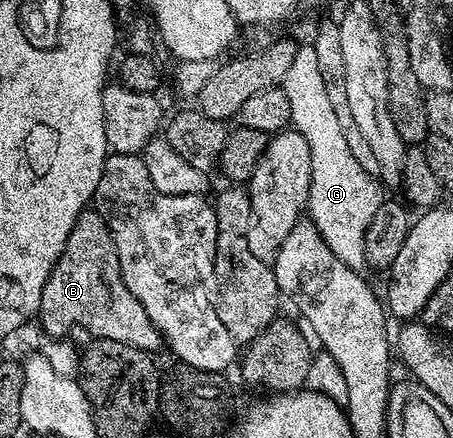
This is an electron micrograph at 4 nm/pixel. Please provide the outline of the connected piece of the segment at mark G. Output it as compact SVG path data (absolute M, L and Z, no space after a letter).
M314 46L299 47L293 63L289 66L289 74L285 74L281 87L285 98L289 98L290 127L300 132L305 142L309 142L309 154L311 155L311 195L307 198L309 218L317 226L329 250L333 250L333 254L337 254L337 258L341 258L345 266L356 270L362 269L366 265L367 232L370 230L370 223L377 208L384 202L385 192L380 181L365 170L361 170L357 158L349 154L349 142L345 142L345 134L341 134L341 122L337 122L337 113L333 111L333 105L325 94L325 81L321 78L321 69L317 63L317 50Z

